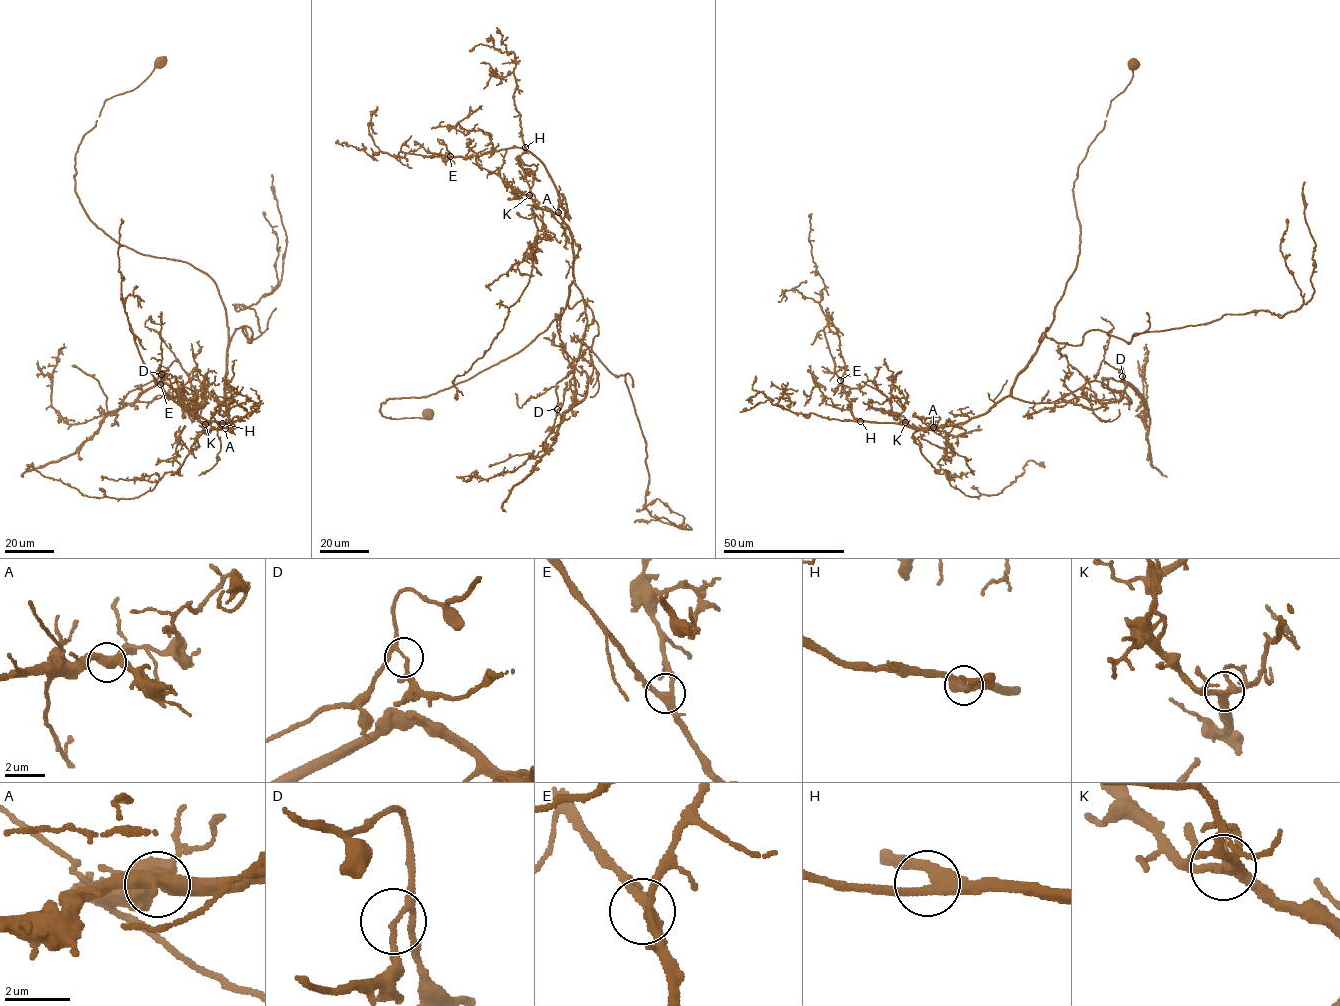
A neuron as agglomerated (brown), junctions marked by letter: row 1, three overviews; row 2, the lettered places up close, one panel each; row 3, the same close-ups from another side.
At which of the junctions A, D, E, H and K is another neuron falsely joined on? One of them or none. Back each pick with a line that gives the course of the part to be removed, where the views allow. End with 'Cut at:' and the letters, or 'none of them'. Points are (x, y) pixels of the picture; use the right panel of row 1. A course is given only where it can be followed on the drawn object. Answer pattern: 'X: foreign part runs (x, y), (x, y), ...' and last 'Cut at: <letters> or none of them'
D: foreign part runs (1122, 376), (1106, 387), (1123, 391), (1129, 384), (1137, 391), (1150, 419), (1150, 462), (1167, 476)
Cut at: D

